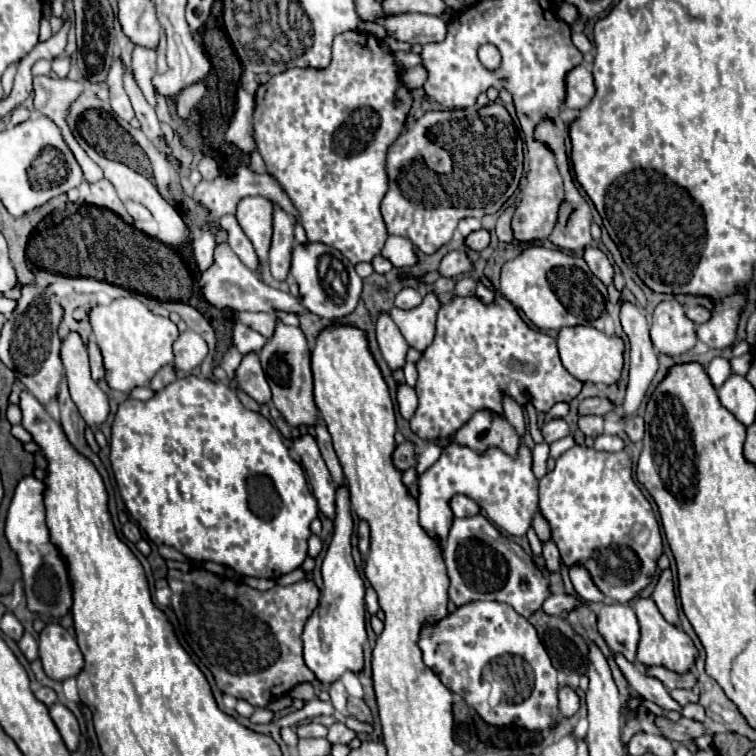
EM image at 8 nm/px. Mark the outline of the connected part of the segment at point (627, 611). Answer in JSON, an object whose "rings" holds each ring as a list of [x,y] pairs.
{"rings":[[[602,604],[596,608],[598,632],[606,640],[608,648],[620,652],[626,660],[636,660],[636,648],[640,640],[638,620],[630,604]]]}

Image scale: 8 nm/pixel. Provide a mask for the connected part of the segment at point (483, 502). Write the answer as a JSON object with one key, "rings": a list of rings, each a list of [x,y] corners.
{"rings":[[[452,442],[446,446],[438,458],[438,462],[428,468],[418,480],[420,488],[420,526],[432,536],[440,548],[444,548],[448,538],[448,528],[452,522],[452,510],[448,500],[454,494],[466,494],[486,510],[488,518],[504,532],[512,536],[524,536],[532,516],[538,510],[538,480],[532,474],[532,452],[526,444],[520,444],[518,456],[510,458],[508,454],[492,448],[486,454],[476,454],[466,446],[458,446]]]}

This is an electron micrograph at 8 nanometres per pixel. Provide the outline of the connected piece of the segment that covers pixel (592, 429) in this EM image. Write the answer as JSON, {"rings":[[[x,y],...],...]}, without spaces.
{"rings":[[[600,416],[578,418],[578,426],[584,432],[584,436],[592,436],[592,438],[598,438],[602,434],[602,422],[604,422],[604,418],[600,418]]]}

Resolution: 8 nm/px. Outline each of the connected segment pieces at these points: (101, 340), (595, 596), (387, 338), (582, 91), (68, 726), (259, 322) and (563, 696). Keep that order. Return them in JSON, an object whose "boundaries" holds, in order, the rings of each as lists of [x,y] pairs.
{"boundaries":[[[[134,296],[116,298],[106,306],[94,306],[90,310],[90,326],[104,358],[106,382],[112,390],[128,394],[136,386],[146,386],[162,366],[172,364],[172,344],[180,334],[176,324],[170,318],[152,314]]],[[[572,564],[572,568],[568,568],[568,572],[570,572],[570,580],[576,588],[576,594],[580,598],[584,598],[590,604],[602,604],[604,602],[604,594],[596,588],[590,572],[582,564]]],[[[380,314],[380,318],[376,320],[376,338],[380,344],[380,352],[388,362],[390,370],[404,368],[406,352],[410,346],[388,314]]],[[[586,64],[576,66],[572,72],[566,76],[566,100],[564,104],[568,108],[584,108],[594,96],[594,80],[592,72]]],[[[56,702],[50,708],[50,716],[52,716],[56,728],[60,730],[62,738],[64,738],[64,744],[68,746],[70,752],[74,752],[78,748],[78,736],[80,736],[80,726],[78,726],[76,716],[60,702]]],[[[240,312],[238,320],[260,332],[264,338],[272,338],[272,332],[276,328],[276,318],[268,312]]],[[[560,688],[558,700],[560,700],[560,712],[562,712],[564,716],[572,716],[572,714],[576,714],[578,708],[580,708],[578,694],[576,694],[572,688]]]]}

